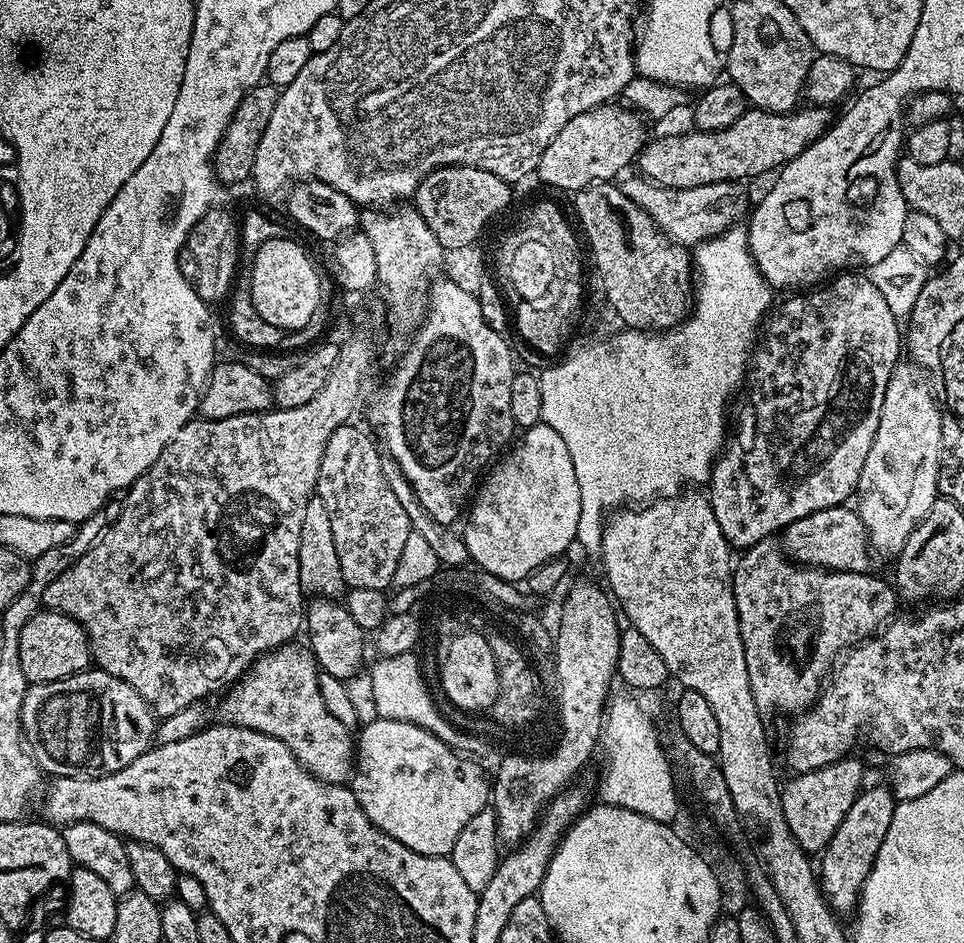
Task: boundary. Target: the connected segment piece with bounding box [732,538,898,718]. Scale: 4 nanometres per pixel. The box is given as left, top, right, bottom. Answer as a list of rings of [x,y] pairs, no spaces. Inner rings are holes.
[[[772,538],[760,540],[739,553],[732,569],[732,593],[740,619],[750,690],[758,710],[768,718],[775,712],[799,714],[811,708],[841,653],[881,631],[898,605],[895,587],[889,581],[887,584],[879,580],[876,574],[828,572],[824,568],[801,566],[789,560]]]

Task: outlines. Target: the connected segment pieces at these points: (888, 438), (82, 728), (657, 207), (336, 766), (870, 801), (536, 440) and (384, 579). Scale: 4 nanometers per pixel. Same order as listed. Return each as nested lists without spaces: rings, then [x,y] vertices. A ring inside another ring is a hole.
[[[901,362],[894,366],[894,370],[890,374],[890,382],[886,386],[886,398],[882,398],[882,414],[878,422],[878,430],[874,434],[874,446],[870,446],[870,454],[866,454],[866,466],[862,466],[858,489],[858,500],[860,496],[858,511],[862,522],[868,528],[868,542],[871,551],[876,554],[881,552],[882,555],[889,556],[889,558],[899,556],[900,551],[906,546],[906,538],[910,538],[910,534],[919,526],[922,518],[926,518],[926,514],[930,514],[930,506],[934,506],[934,502],[938,499],[936,483],[942,471],[942,453],[945,451],[946,445],[944,445],[944,428],[940,425],[940,412],[942,413],[942,408],[938,403],[937,397],[936,400],[932,397],[931,390],[933,391],[933,389],[929,387],[929,384],[929,377],[926,375],[925,369],[921,368],[919,364],[915,362]]]
[[[89,670],[73,676],[62,678],[58,682],[42,682],[29,687],[26,698],[22,698],[22,734],[24,743],[41,773],[49,777],[109,776],[134,762],[141,754],[153,747],[153,736],[158,723],[150,705],[122,678],[114,678],[114,674]]]
[[[625,175],[618,184],[622,194],[626,194],[630,202],[646,210],[646,214],[650,214],[660,231],[665,232],[677,244],[695,246],[704,240],[713,240],[728,228],[739,225],[750,208],[750,200],[748,204],[743,190],[740,189],[743,187],[730,180],[693,188],[662,188],[642,175],[627,176]]]
[[[300,642],[281,644],[257,658],[247,672],[219,697],[219,723],[242,726],[278,738],[314,778],[344,784],[354,771],[354,736],[322,702],[321,670],[315,654]]]
[[[881,782],[873,788],[865,787],[856,796],[854,806],[846,810],[846,818],[842,818],[842,826],[834,830],[834,838],[830,838],[824,847],[819,857],[820,864],[818,860],[820,890],[828,901],[829,908],[837,913],[851,913],[859,904],[860,891],[878,858],[882,838],[886,838],[886,830],[890,830],[890,818],[894,818],[897,803],[887,783]]]
[[[541,422],[533,428],[523,429],[519,436],[487,469],[482,483],[475,489],[474,499],[467,513],[468,525],[464,530],[462,528],[462,537],[471,563],[479,571],[489,572],[491,576],[509,582],[527,581],[535,568],[548,560],[563,557],[567,548],[573,547],[578,530],[578,514],[582,514],[578,477],[574,474],[574,462],[570,462],[570,450],[566,450],[566,442],[562,442],[562,434],[550,430],[548,424]]]
[[[349,422],[343,424],[327,439],[326,448],[322,454],[322,466],[318,470],[318,478],[316,479],[315,495],[322,498],[322,503],[326,506],[326,511],[330,514],[330,526],[334,530],[334,550],[338,550],[338,562],[342,566],[342,578],[348,588],[379,588],[387,589],[387,584],[392,584],[396,579],[396,568],[399,566],[399,560],[402,558],[403,550],[407,546],[407,536],[410,531],[410,525],[406,516],[406,511],[402,510],[401,503],[394,496],[394,491],[390,490],[387,484],[387,476],[382,472],[382,454],[375,442],[375,439],[369,436],[358,427],[355,423]]]

